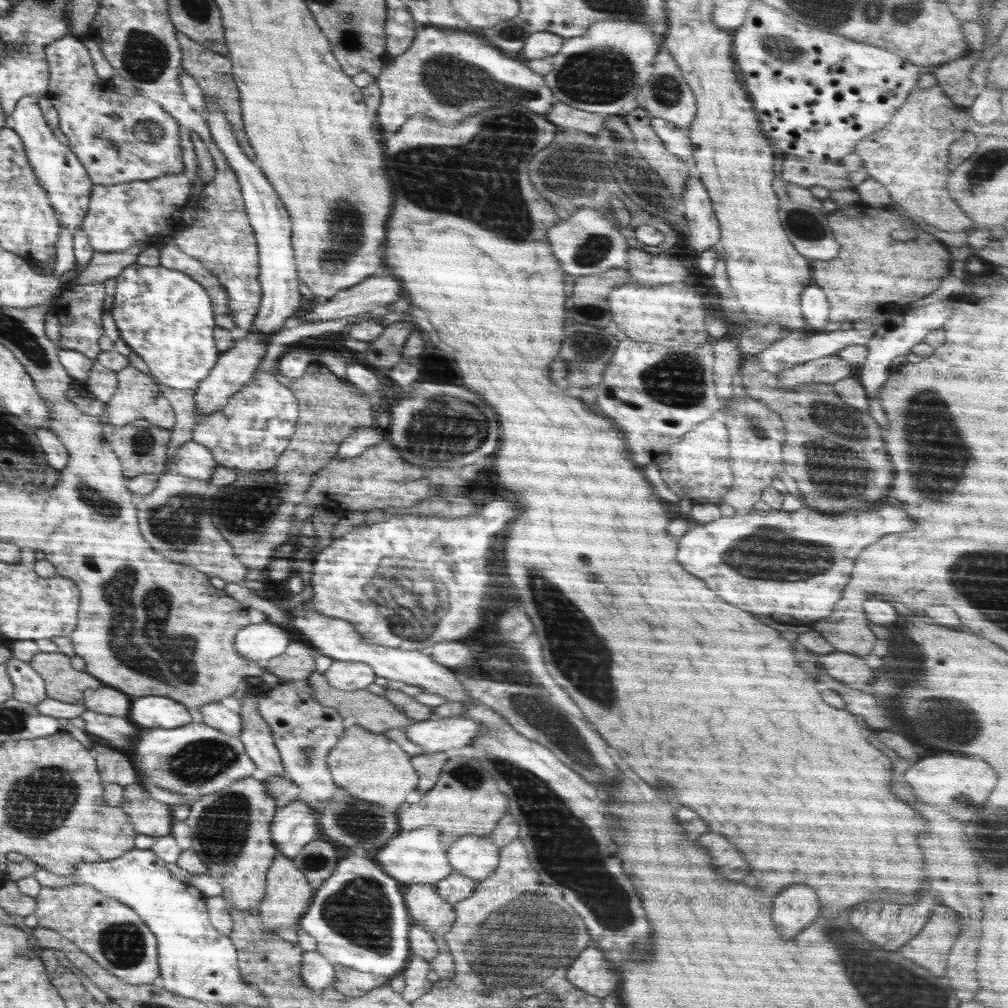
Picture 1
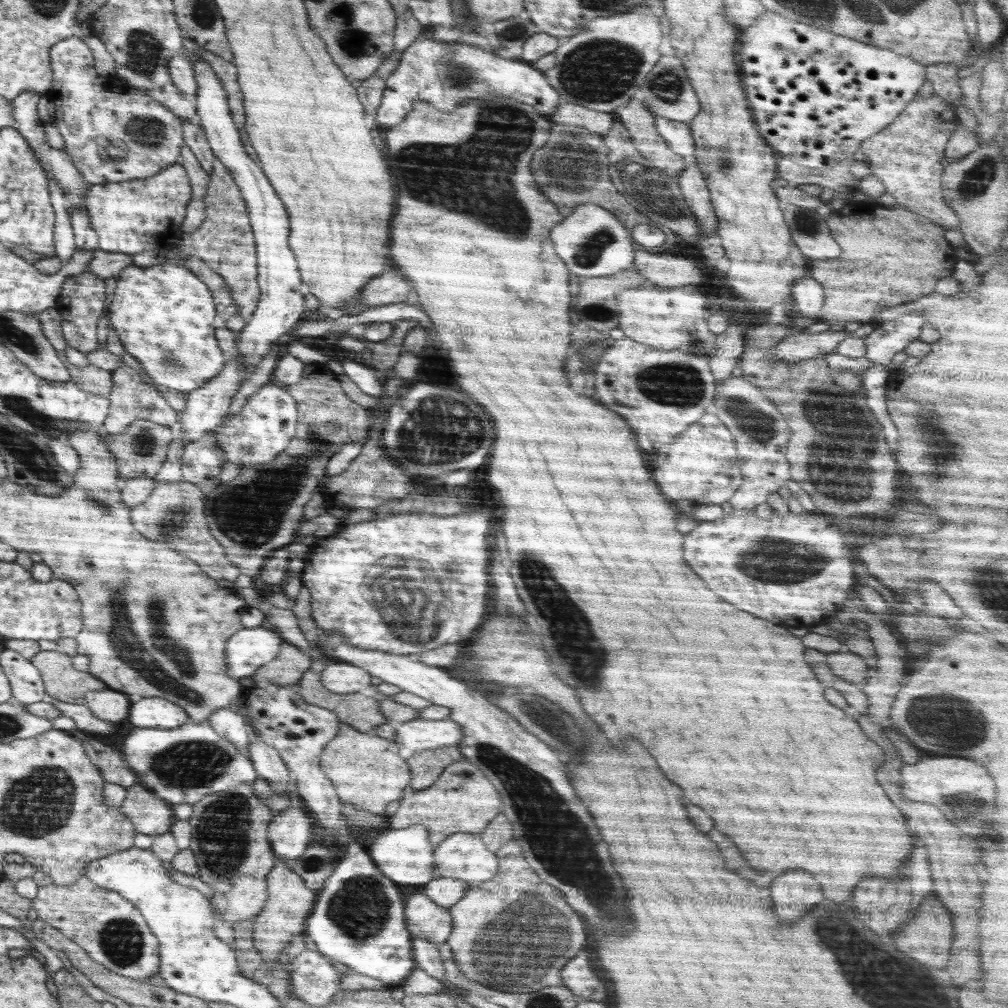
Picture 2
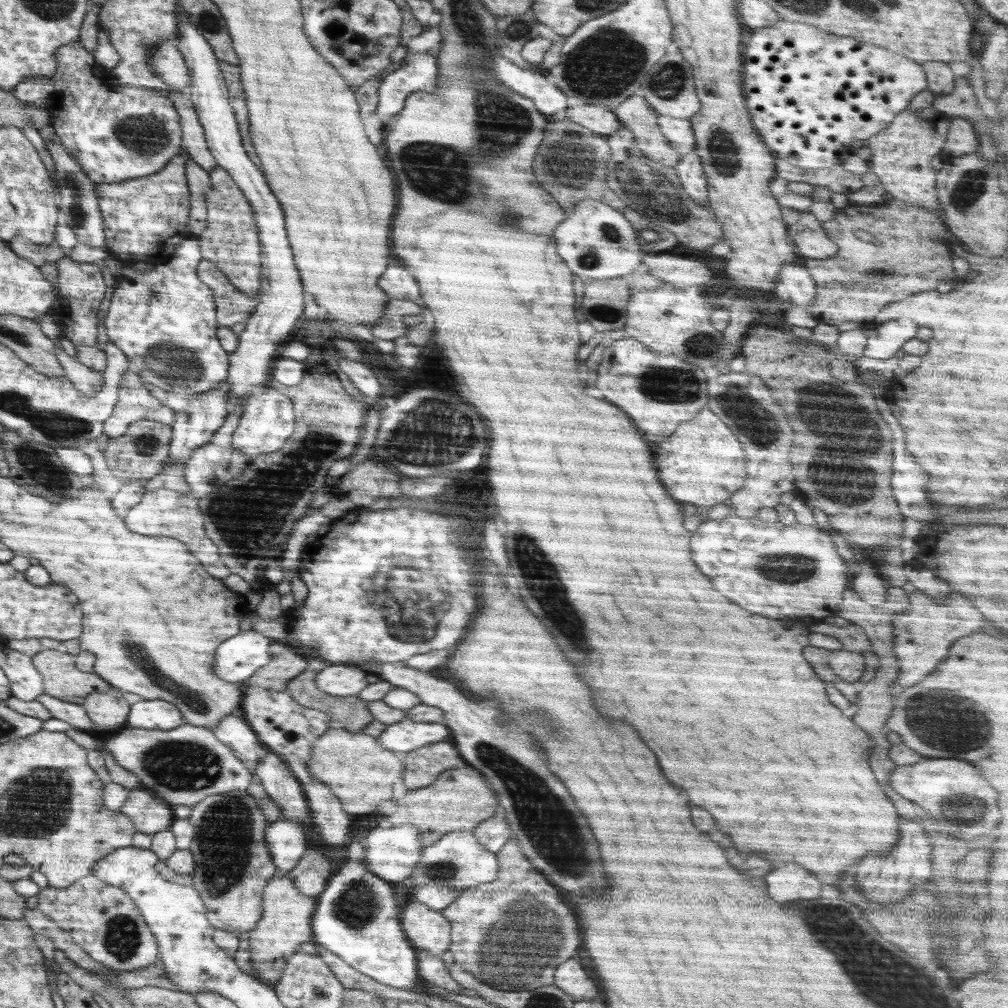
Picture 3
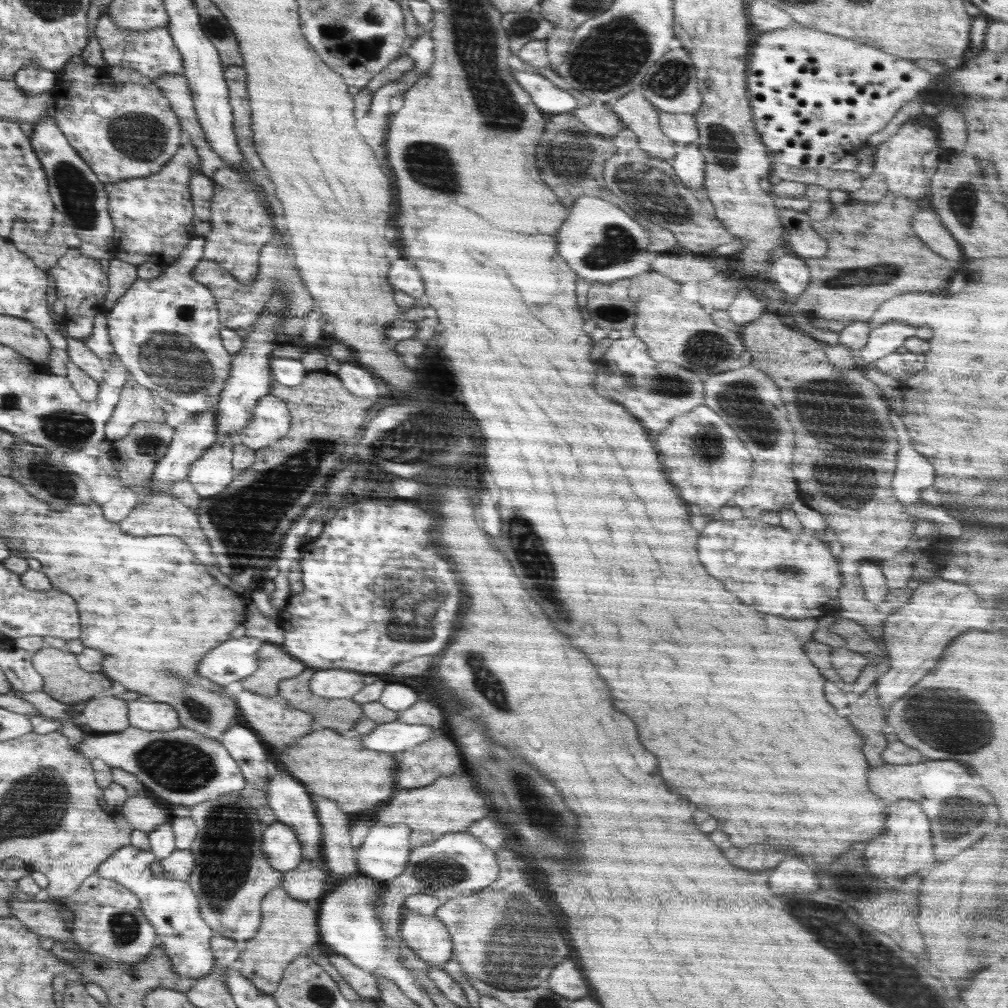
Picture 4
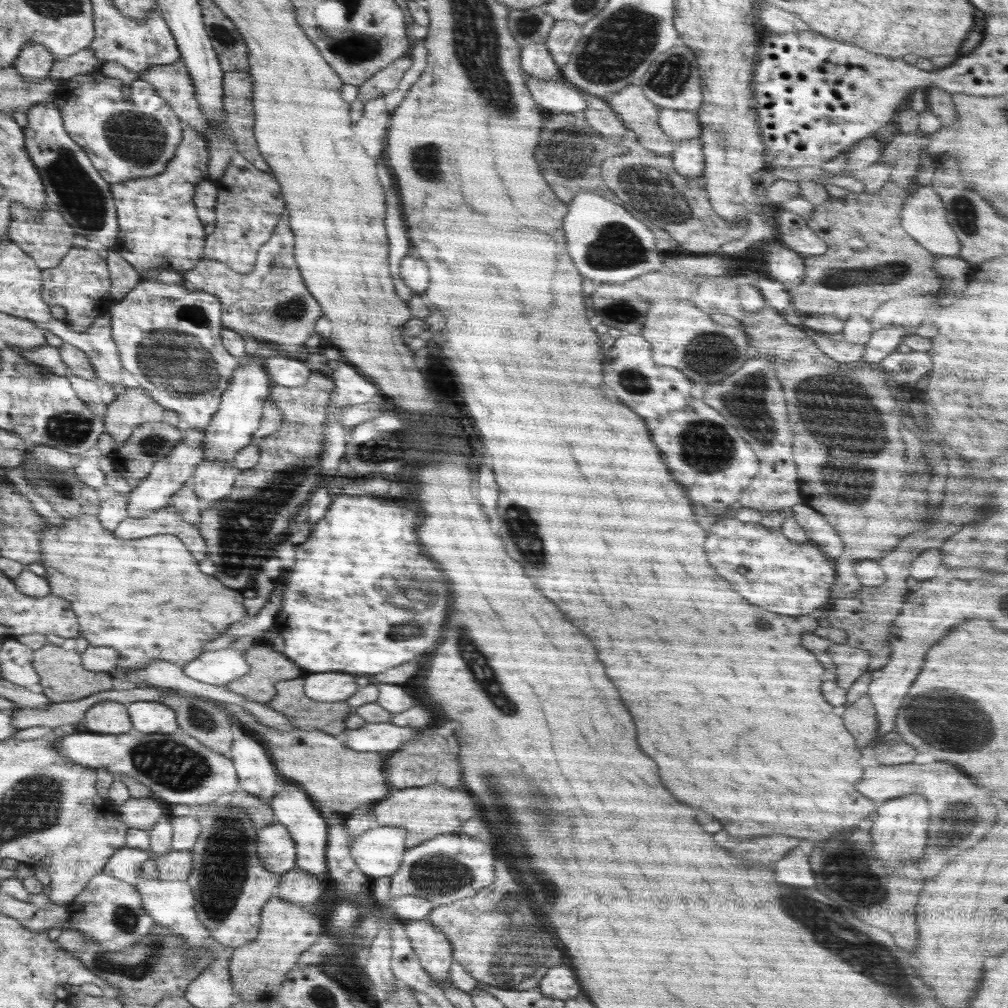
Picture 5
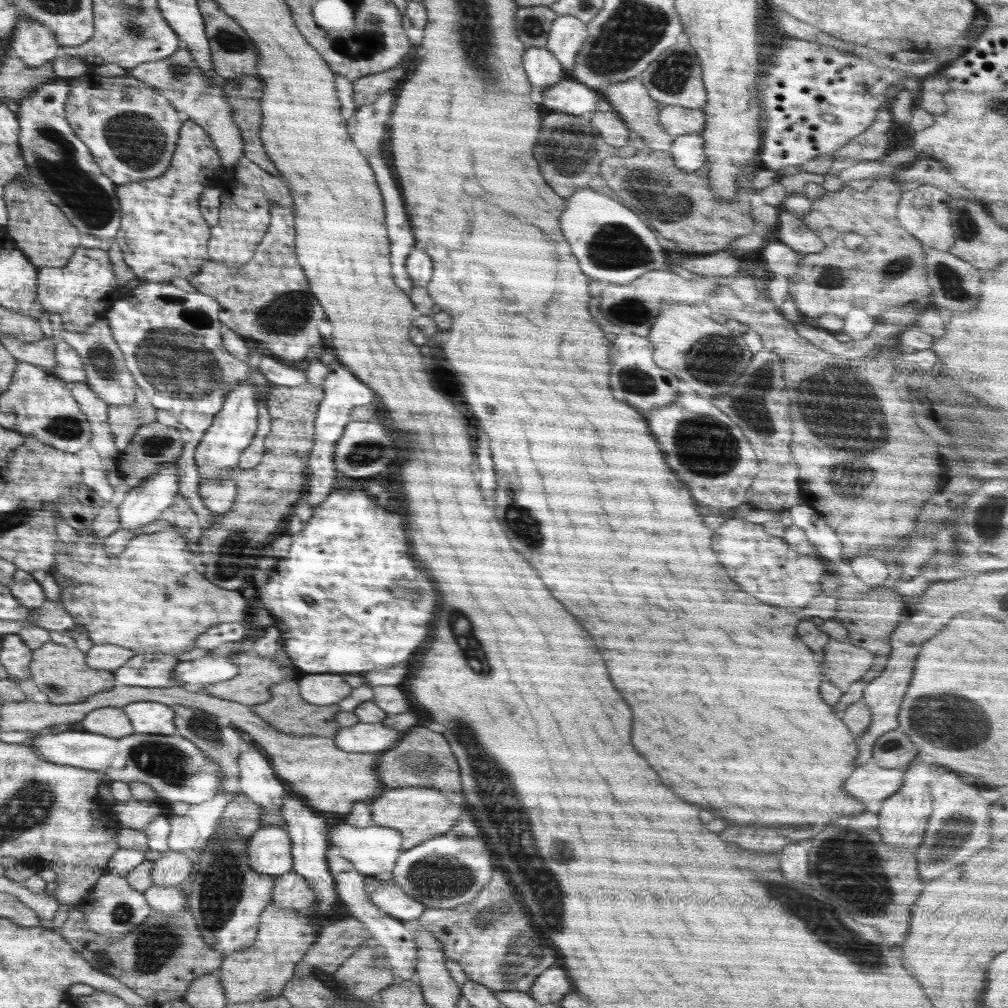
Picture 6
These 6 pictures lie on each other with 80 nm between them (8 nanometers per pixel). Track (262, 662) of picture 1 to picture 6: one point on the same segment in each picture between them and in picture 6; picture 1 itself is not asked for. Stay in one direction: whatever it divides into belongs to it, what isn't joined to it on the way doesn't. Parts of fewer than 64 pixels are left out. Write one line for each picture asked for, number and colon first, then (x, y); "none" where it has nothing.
2: (246, 651)
3: (237, 658)
4: (234, 659)
5: (219, 667)
6: (207, 670)

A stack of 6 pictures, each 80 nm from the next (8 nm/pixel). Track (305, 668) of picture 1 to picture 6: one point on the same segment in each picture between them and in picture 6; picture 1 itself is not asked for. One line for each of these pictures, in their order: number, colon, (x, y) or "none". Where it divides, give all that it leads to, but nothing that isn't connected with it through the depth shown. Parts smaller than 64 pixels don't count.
2: (291, 663)
3: (285, 664)
4: (275, 665)
5: (267, 666)
6: (250, 686)

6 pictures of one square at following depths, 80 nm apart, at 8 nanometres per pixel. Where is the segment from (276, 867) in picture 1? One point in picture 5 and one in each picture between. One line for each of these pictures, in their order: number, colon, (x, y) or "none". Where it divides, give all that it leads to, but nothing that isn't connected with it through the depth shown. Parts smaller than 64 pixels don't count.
2: (289, 903)
3: (285, 924)
4: (288, 928)
5: (258, 969)

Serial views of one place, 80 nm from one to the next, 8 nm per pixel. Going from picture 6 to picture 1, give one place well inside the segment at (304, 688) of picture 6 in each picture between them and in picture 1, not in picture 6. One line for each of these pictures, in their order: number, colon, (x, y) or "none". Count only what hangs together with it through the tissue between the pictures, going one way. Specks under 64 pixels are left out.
1: (348, 676)
2: (341, 677)
3: (340, 680)
4: (333, 683)
5: (327, 686)

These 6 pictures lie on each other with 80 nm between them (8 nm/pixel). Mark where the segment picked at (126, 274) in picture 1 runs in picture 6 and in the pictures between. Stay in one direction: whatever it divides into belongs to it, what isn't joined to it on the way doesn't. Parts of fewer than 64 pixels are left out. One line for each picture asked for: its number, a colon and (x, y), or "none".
2: (162, 315)
3: (164, 321)
4: (165, 331)
5: (169, 339)
6: (188, 385)

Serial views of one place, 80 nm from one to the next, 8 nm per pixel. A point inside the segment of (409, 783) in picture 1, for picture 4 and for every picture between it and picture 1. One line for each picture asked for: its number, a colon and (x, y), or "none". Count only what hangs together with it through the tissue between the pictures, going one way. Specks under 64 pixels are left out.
2: (367, 770)
3: (354, 766)
4: (336, 765)

